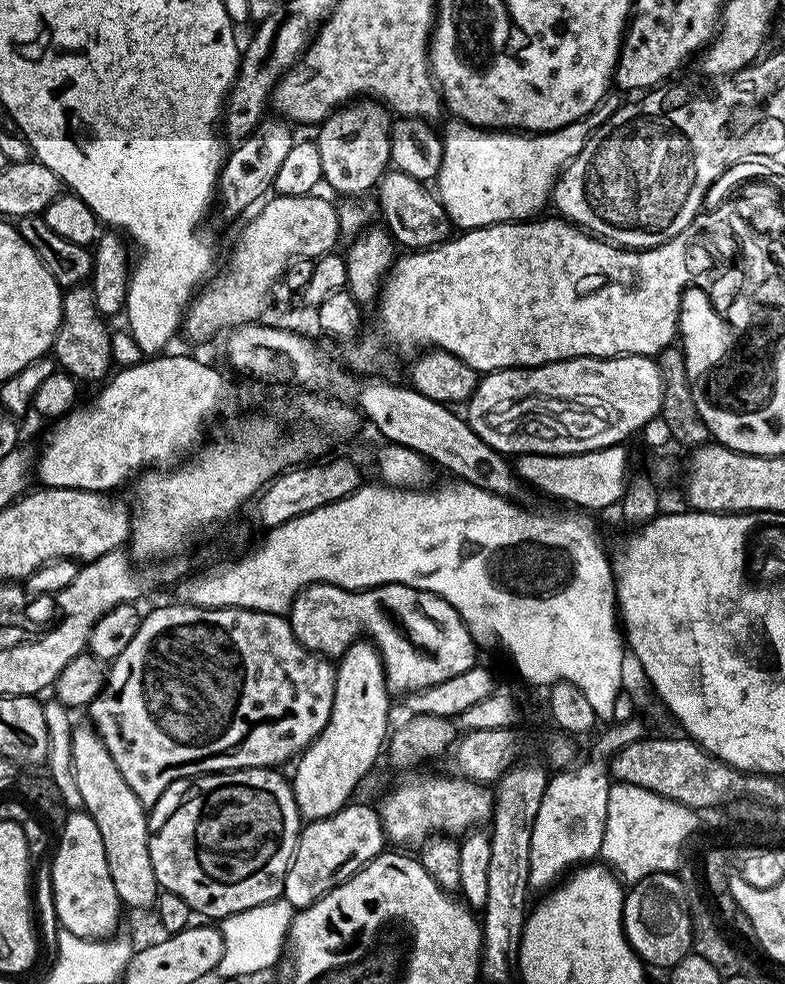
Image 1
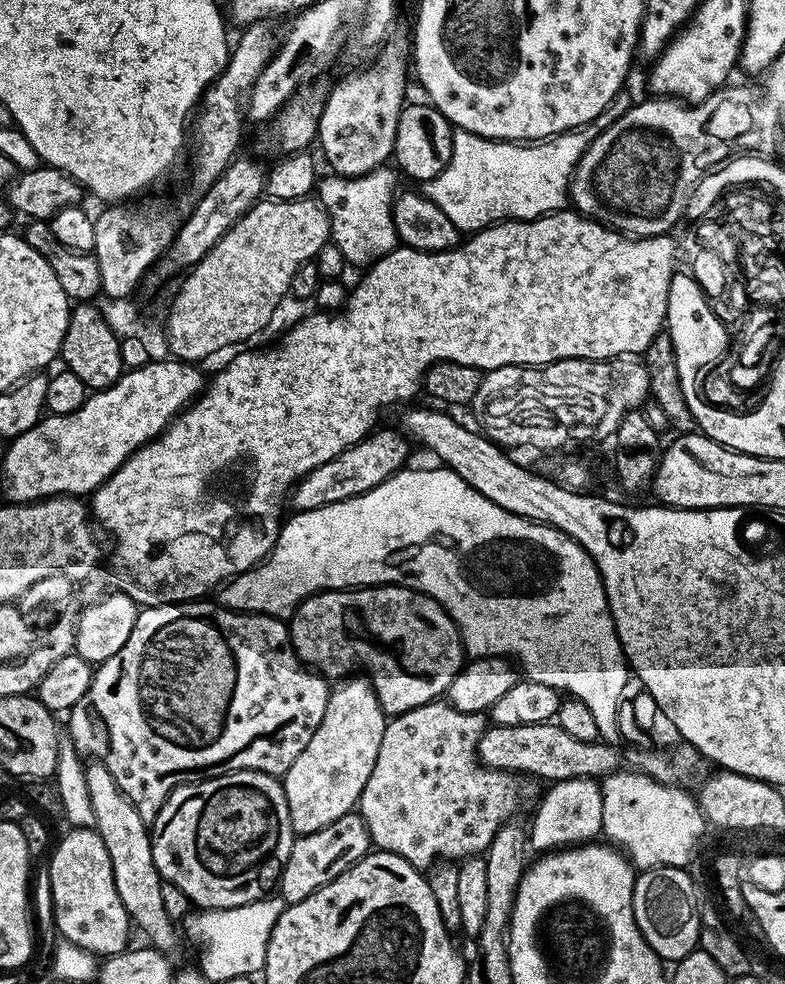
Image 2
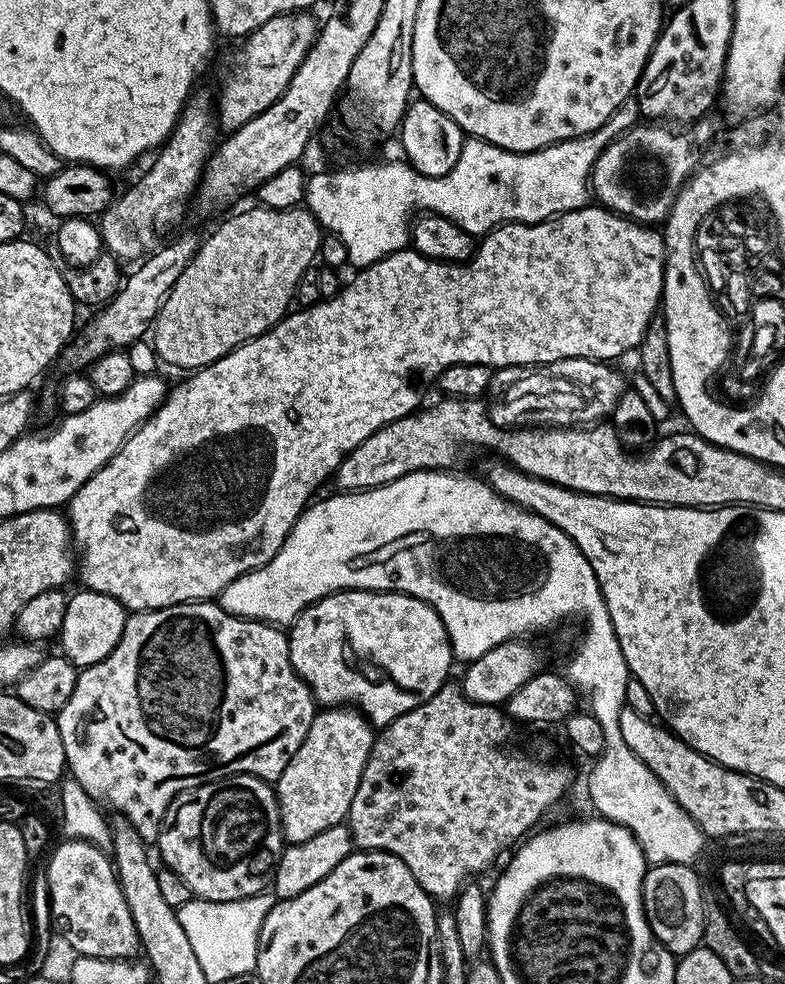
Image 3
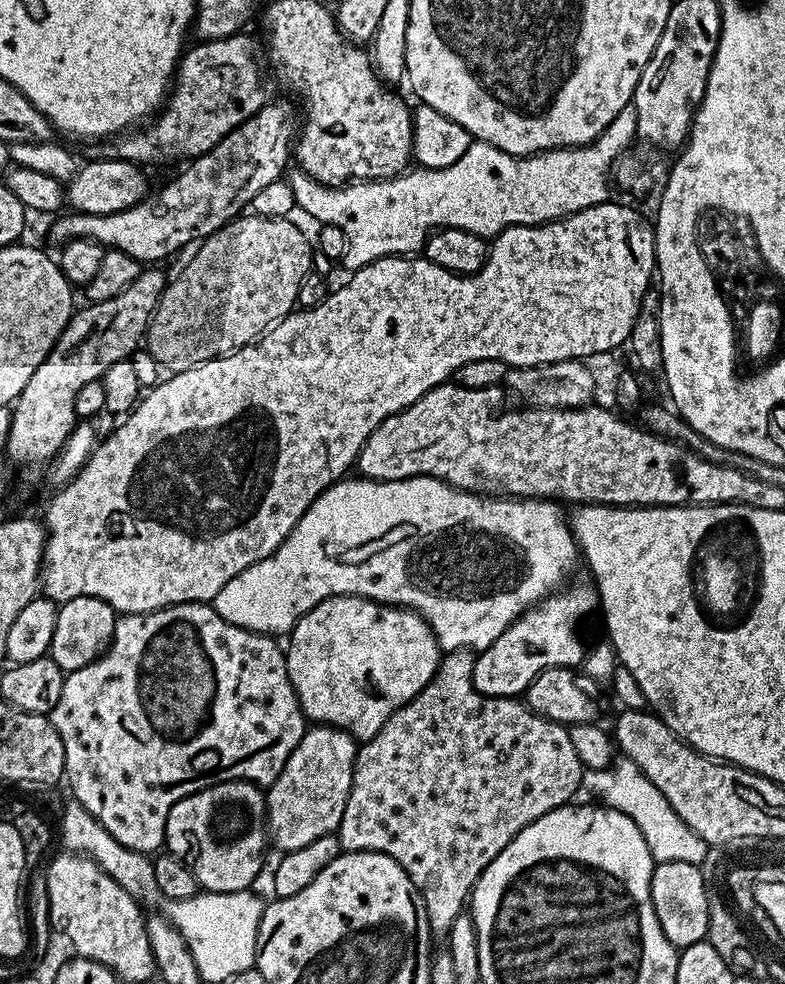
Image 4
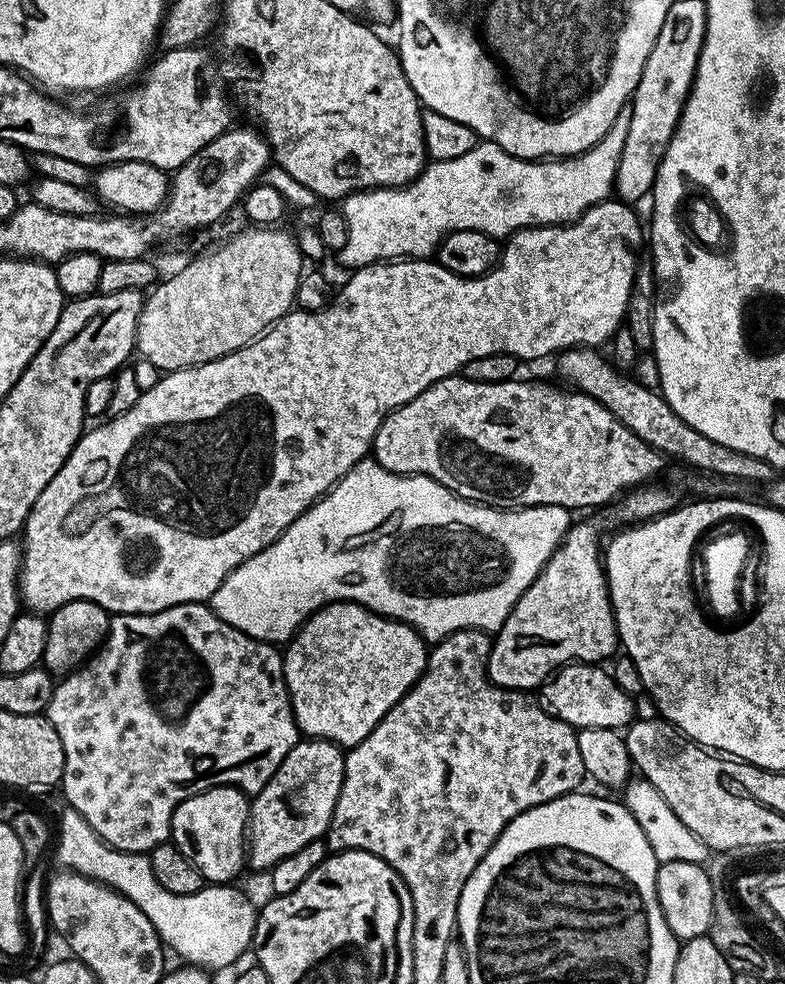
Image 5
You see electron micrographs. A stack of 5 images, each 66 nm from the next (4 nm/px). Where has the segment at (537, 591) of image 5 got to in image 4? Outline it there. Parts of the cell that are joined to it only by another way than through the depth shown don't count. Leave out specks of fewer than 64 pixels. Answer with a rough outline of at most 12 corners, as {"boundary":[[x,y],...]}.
{"boundary":[[545,595],[479,653],[485,698],[527,693],[548,668],[583,665],[568,596]]}

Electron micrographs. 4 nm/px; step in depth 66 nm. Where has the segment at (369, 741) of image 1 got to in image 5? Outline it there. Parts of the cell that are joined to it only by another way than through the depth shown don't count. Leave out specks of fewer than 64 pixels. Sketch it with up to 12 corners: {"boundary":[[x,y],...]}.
{"boundary":[[304,738],[250,804],[246,860],[271,870],[327,833],[345,753]]}

